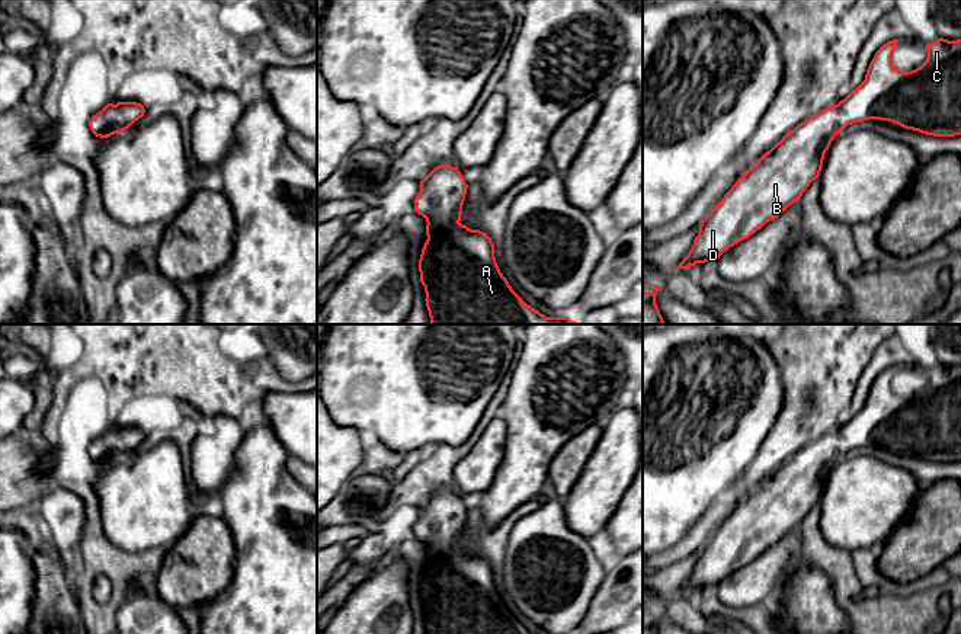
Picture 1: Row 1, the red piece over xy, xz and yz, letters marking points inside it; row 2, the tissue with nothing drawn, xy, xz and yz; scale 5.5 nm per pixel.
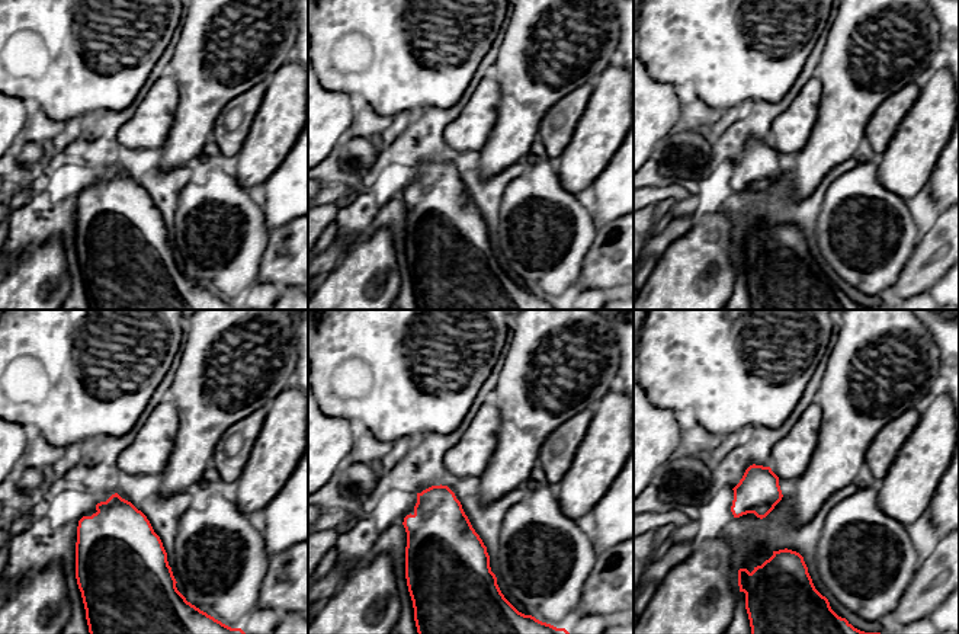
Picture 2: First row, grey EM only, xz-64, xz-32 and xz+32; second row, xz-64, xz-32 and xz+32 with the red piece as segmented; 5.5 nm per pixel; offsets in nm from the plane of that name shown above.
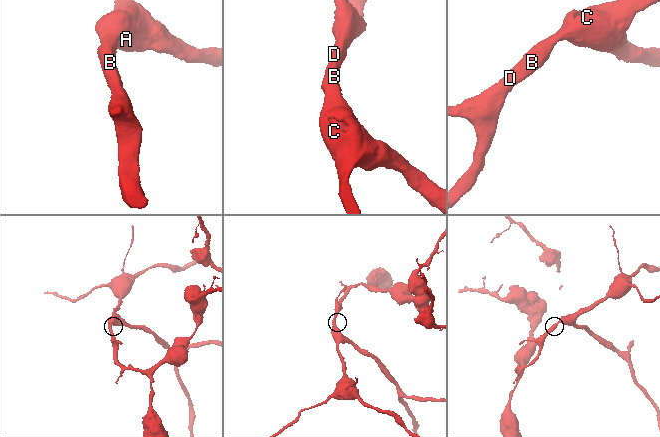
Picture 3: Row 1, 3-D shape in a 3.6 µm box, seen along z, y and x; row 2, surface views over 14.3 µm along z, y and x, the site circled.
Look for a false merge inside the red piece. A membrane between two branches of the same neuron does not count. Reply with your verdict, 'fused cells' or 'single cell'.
single cell

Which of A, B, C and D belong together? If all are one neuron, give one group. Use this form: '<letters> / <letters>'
A B C D

